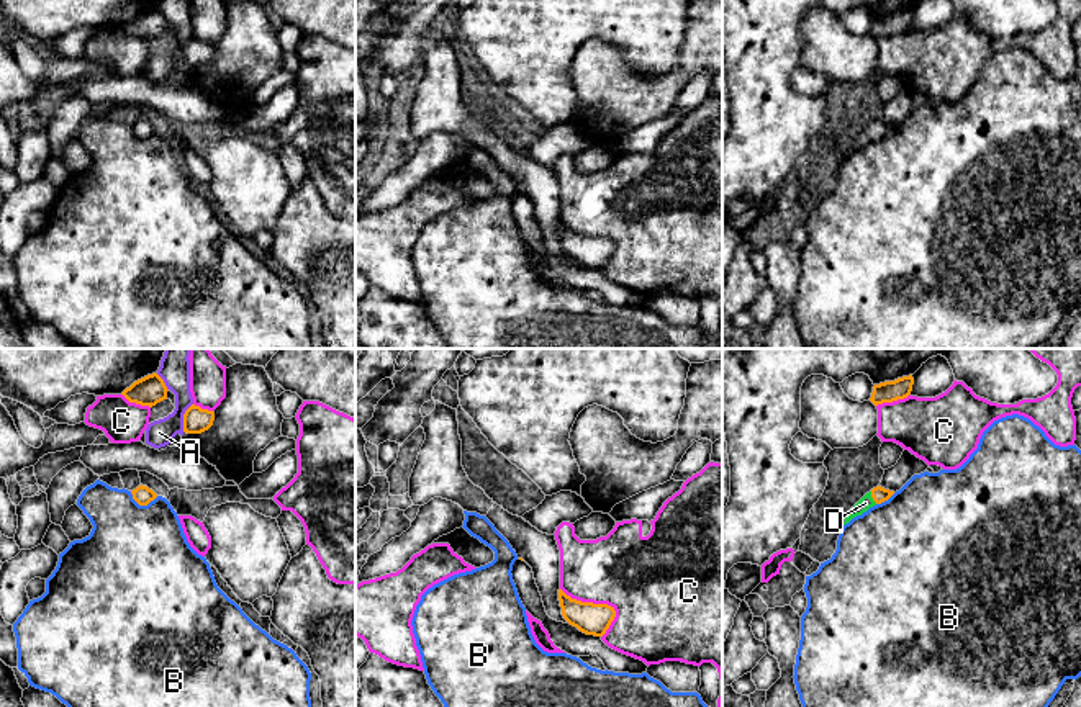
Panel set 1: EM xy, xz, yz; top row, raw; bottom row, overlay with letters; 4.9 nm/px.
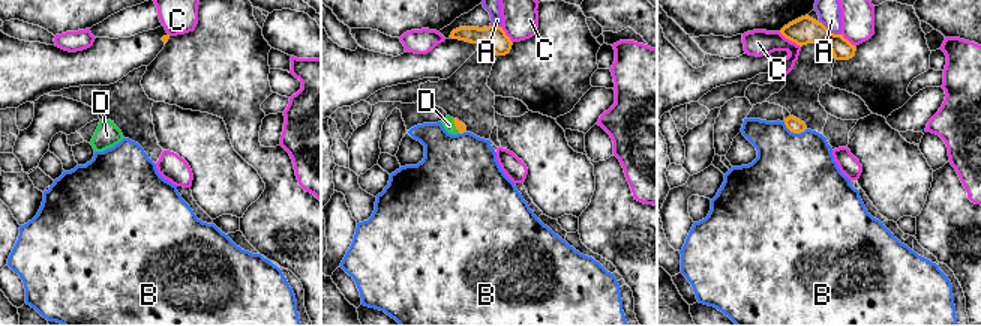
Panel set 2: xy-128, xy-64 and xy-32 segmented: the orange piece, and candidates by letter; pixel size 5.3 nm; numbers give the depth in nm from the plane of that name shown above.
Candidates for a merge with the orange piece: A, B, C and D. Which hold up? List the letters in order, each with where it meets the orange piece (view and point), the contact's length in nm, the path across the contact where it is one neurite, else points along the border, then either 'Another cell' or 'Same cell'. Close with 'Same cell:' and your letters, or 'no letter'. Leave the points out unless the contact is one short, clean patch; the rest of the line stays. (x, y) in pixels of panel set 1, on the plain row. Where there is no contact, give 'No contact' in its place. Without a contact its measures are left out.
A: Touches orange at xy (184, 51). Shared border 150 nm. Another cell
B: Touches orange at xy (143, 138). Shared border 150 nm. Another cell
C: Touches orange at xz (601, 238). Shared border 320 nm. Another cell
D: Touches orange at yz (872, 130). Shared border 70 nm. Path across: yz (880, 128), (872, 130), (865, 136). Same cell
Same cell: D

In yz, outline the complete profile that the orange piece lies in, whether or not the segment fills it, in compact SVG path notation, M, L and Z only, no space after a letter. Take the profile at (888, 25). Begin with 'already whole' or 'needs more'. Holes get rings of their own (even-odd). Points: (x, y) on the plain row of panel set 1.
already whole | M912 8L898 11L894 15L884 15L873 20L870 34L878 39L883 36L893 36L904 33L911 28L914 18Z

